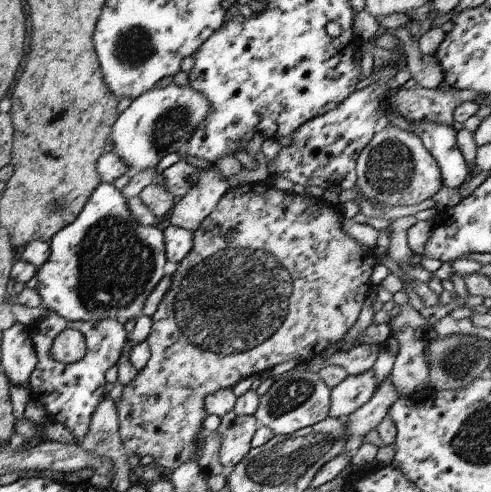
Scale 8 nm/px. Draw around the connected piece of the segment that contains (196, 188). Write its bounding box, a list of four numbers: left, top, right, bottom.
[170,169,230,232]

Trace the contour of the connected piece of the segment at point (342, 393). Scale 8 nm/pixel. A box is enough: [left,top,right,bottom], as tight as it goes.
[330,372,376,418]

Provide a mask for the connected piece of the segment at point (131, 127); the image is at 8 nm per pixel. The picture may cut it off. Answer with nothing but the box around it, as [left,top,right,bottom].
[109,83,210,175]

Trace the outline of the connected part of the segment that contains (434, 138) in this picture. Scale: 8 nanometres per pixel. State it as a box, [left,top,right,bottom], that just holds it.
[410,122,467,190]

